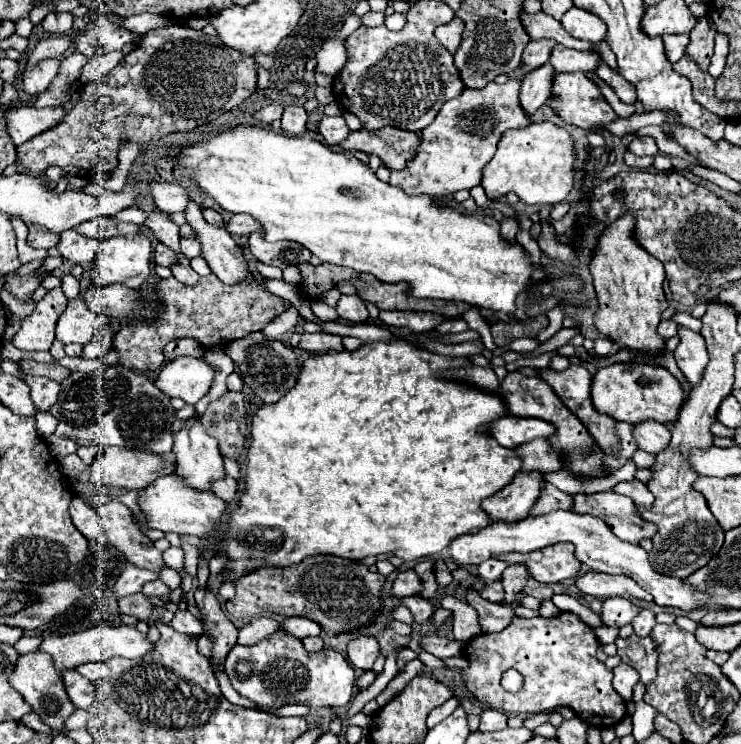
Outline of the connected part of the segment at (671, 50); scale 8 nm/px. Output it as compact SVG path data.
M668 34L662 40L664 40L664 46L666 46L668 60L676 62L676 60L680 60L680 56L684 56L688 42L690 42L690 36L688 34Z

